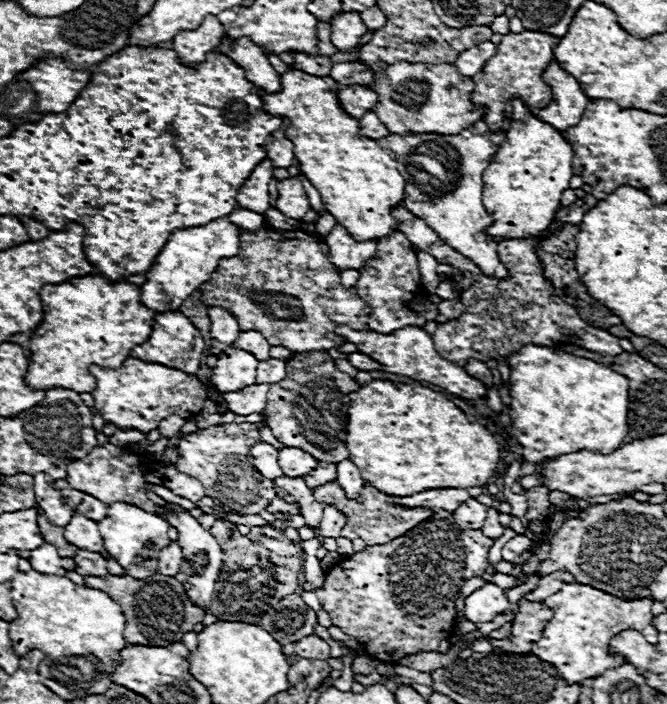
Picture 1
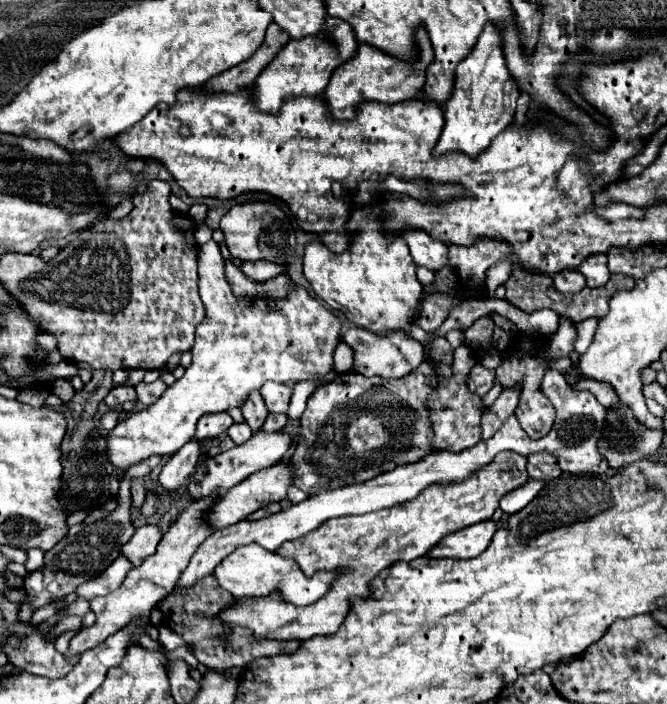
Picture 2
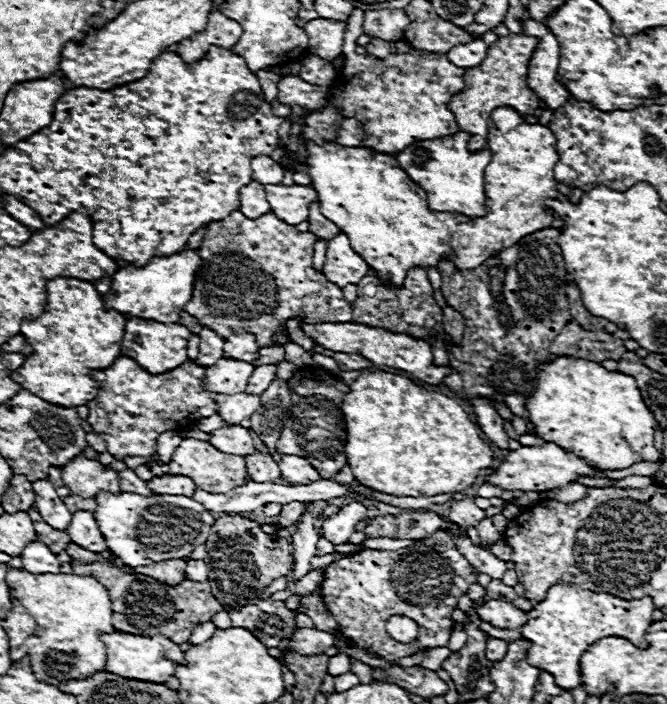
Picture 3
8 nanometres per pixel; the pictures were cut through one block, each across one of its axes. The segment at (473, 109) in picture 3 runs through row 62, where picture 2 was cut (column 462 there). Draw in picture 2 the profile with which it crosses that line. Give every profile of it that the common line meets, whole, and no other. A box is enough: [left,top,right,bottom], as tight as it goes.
[222,452,530,640]

